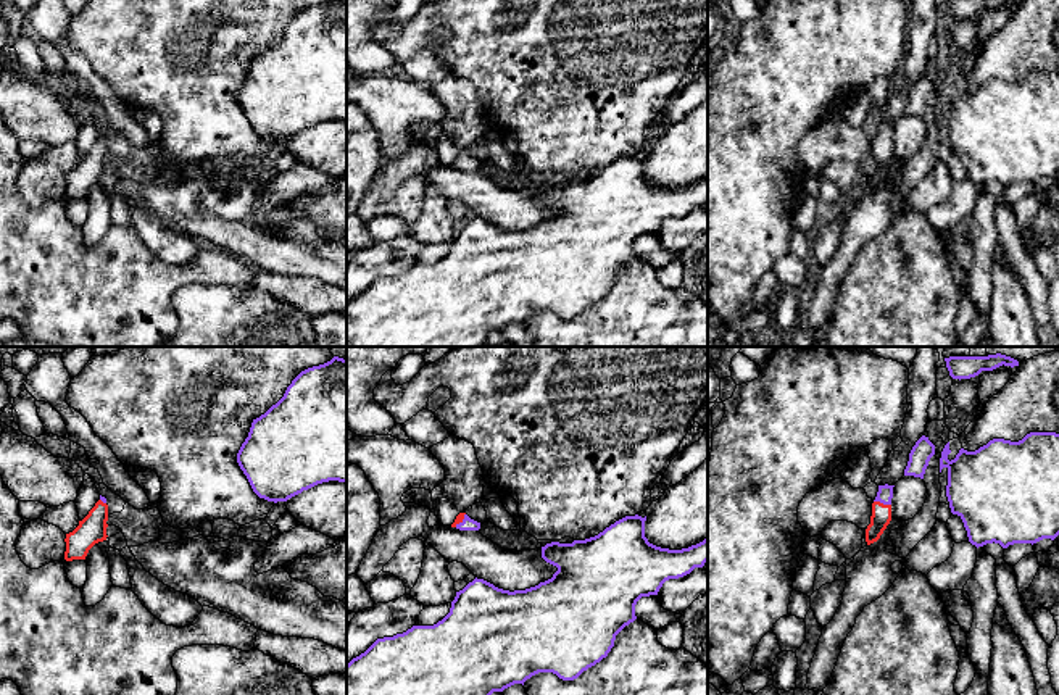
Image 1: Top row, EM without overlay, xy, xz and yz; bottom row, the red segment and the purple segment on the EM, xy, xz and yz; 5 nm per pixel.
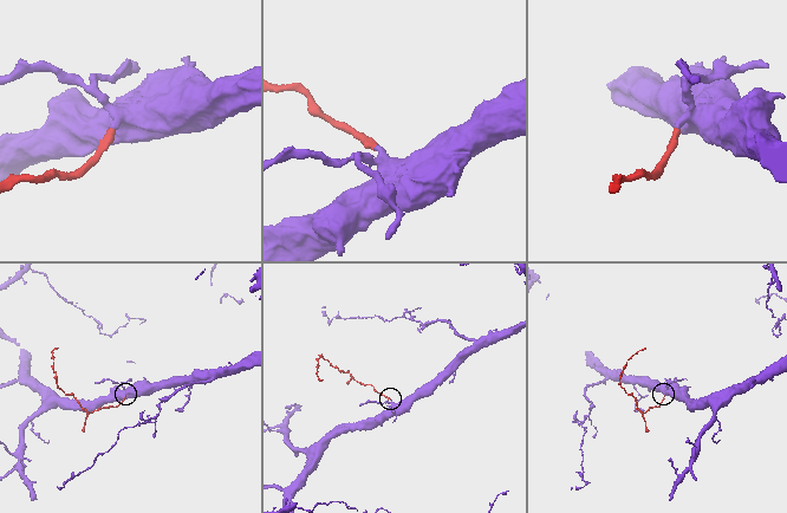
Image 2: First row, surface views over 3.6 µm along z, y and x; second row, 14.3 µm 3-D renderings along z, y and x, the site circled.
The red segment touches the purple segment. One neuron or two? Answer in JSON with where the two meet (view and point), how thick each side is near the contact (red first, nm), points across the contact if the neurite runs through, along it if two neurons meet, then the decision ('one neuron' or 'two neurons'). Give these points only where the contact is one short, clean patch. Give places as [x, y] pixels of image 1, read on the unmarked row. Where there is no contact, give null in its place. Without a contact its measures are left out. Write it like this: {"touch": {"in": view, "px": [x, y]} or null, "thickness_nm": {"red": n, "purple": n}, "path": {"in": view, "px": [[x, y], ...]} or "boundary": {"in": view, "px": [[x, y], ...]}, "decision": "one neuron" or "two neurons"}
{"touch": {"in": "yz", "px": [882, 142]}, "thickness_nm": {"red": 100, "purple": 80}, "path": {"in": "yz", "px": [[880, 157], [882, 142], [885, 131]]}, "decision": "one neuron"}

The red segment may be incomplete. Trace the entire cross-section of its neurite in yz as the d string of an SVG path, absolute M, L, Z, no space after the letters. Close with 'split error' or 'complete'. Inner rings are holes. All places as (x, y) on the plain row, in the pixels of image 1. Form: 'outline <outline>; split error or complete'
outline M888 123L878 124L877 135L872 142L870 163L866 168L867 184L877 181L891 160L893 126Z; split error

